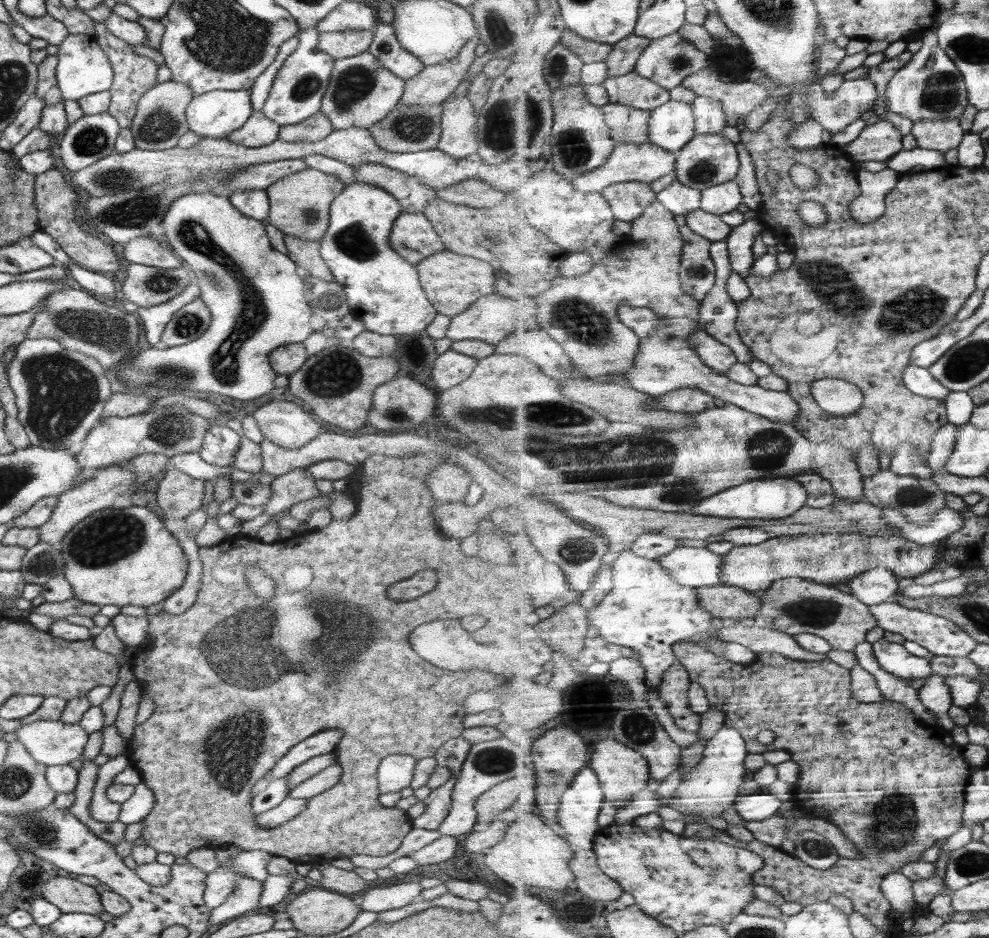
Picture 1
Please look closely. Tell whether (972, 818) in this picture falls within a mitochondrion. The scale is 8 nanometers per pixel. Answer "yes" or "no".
no

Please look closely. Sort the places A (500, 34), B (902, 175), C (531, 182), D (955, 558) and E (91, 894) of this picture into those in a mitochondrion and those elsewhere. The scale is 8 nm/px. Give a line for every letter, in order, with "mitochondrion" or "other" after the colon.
A: mitochondrion
B: other
C: other
D: other
E: other

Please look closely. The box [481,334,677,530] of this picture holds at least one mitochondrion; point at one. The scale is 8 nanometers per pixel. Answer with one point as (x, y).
(610, 459)

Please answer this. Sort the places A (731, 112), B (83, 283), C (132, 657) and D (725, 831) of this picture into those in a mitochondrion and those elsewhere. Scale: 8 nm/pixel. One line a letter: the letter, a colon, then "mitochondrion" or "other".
A: other
B: other
C: other
D: other

